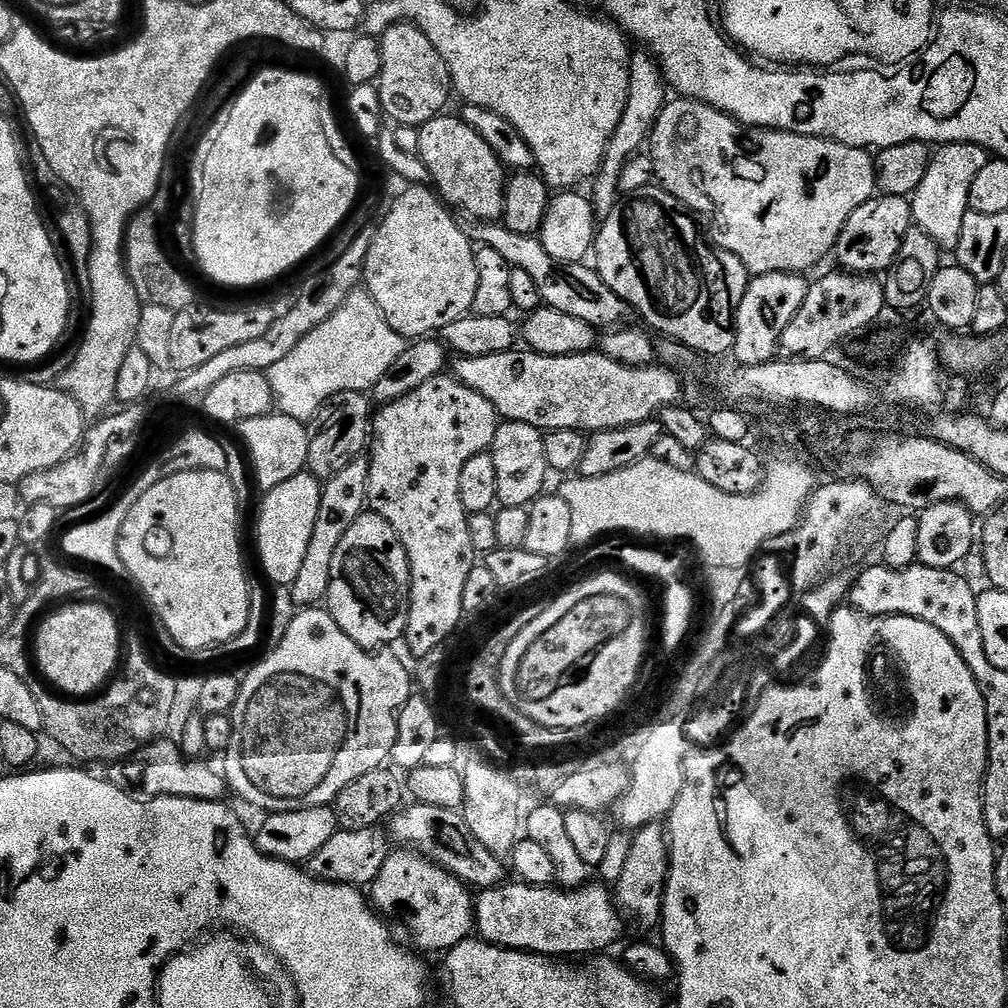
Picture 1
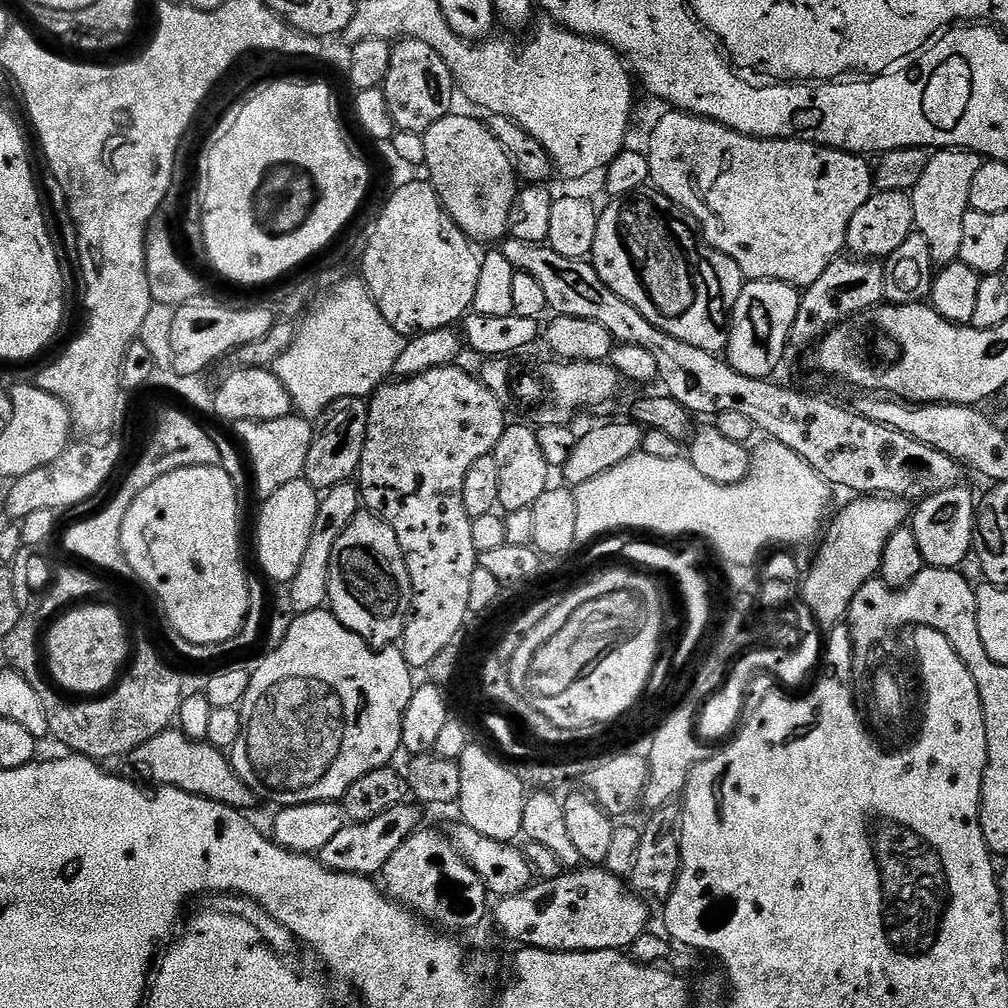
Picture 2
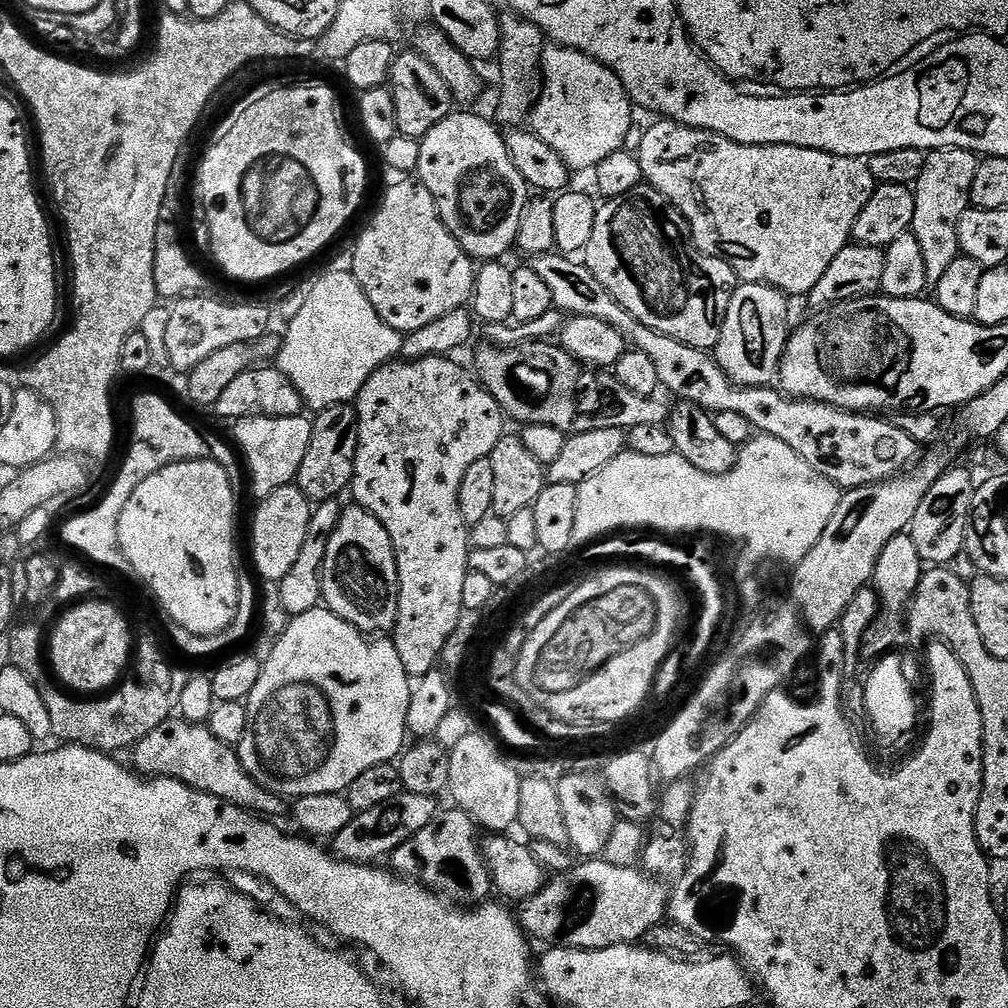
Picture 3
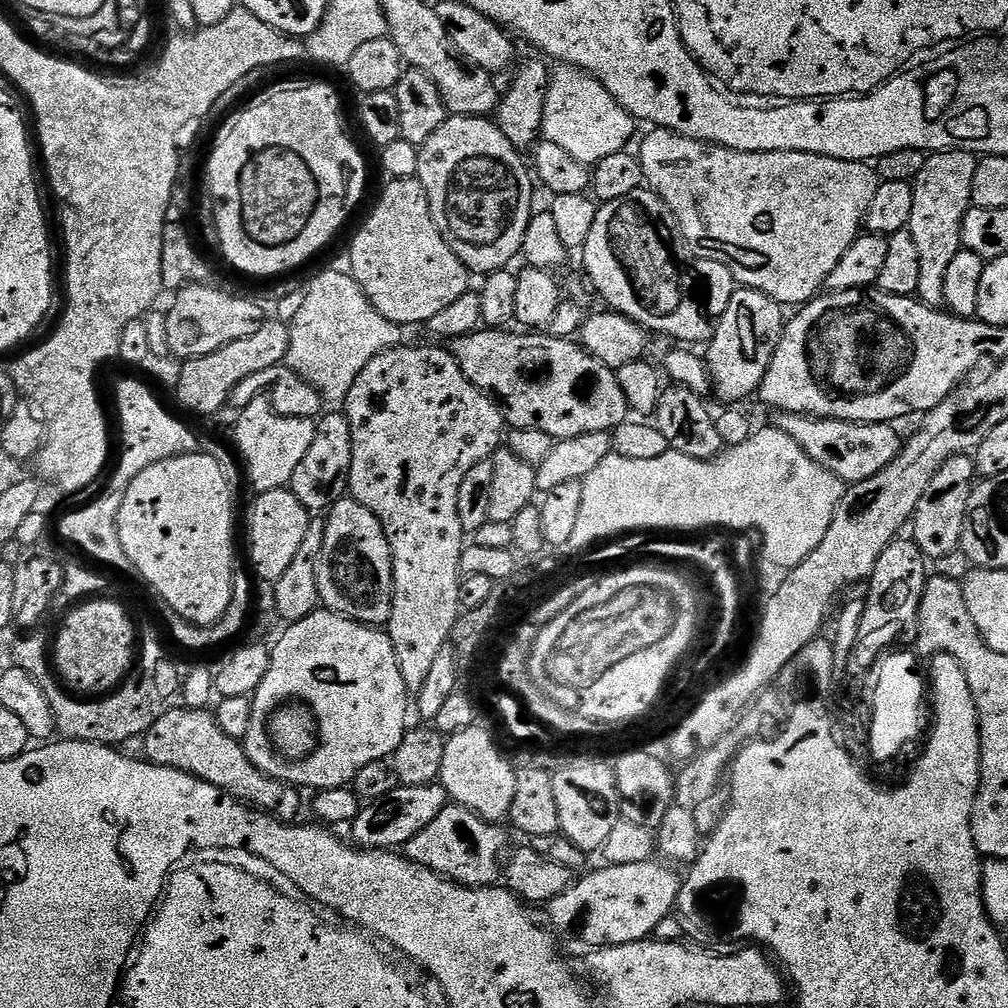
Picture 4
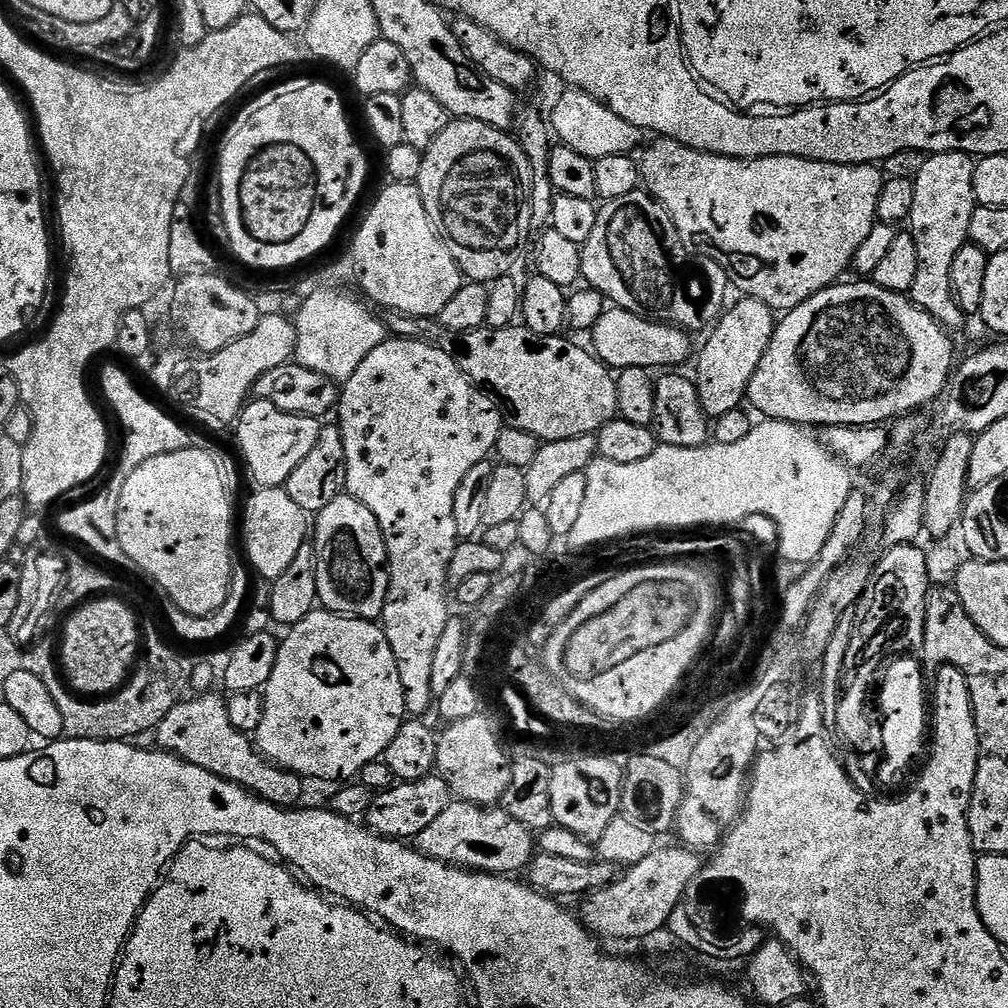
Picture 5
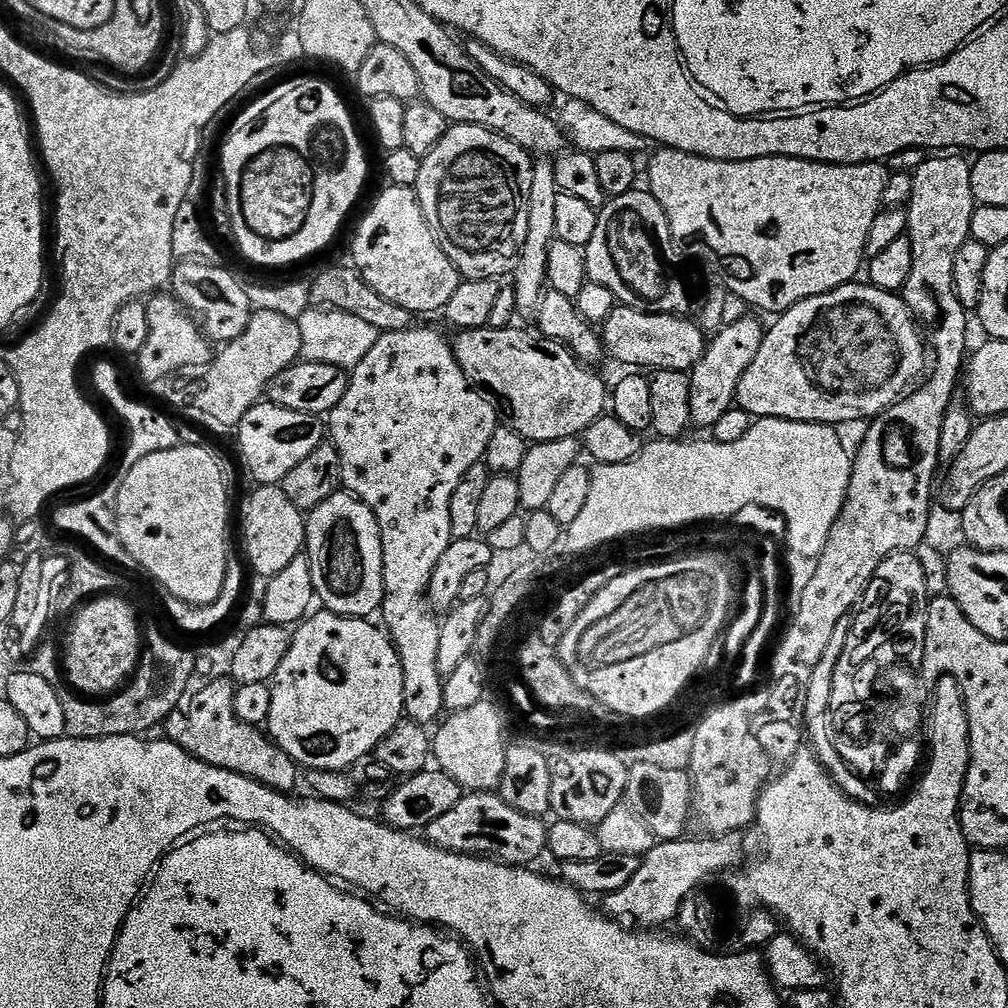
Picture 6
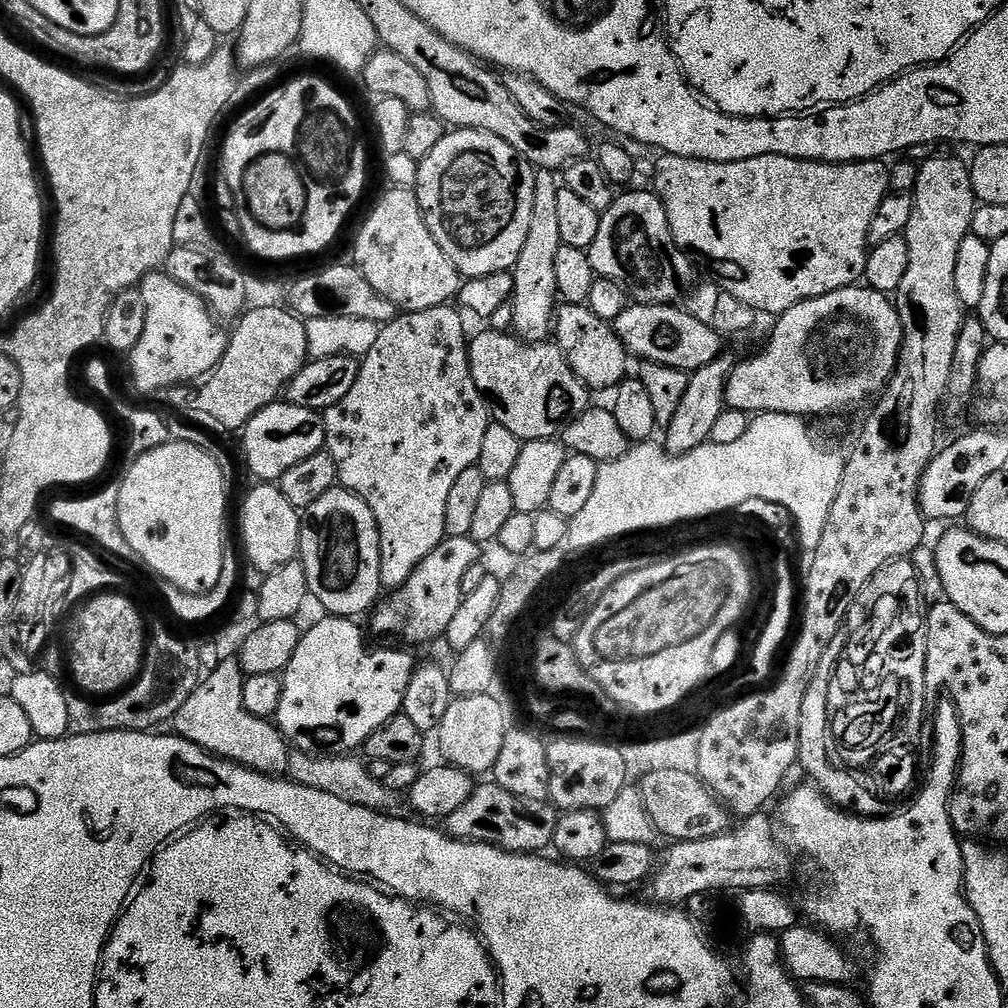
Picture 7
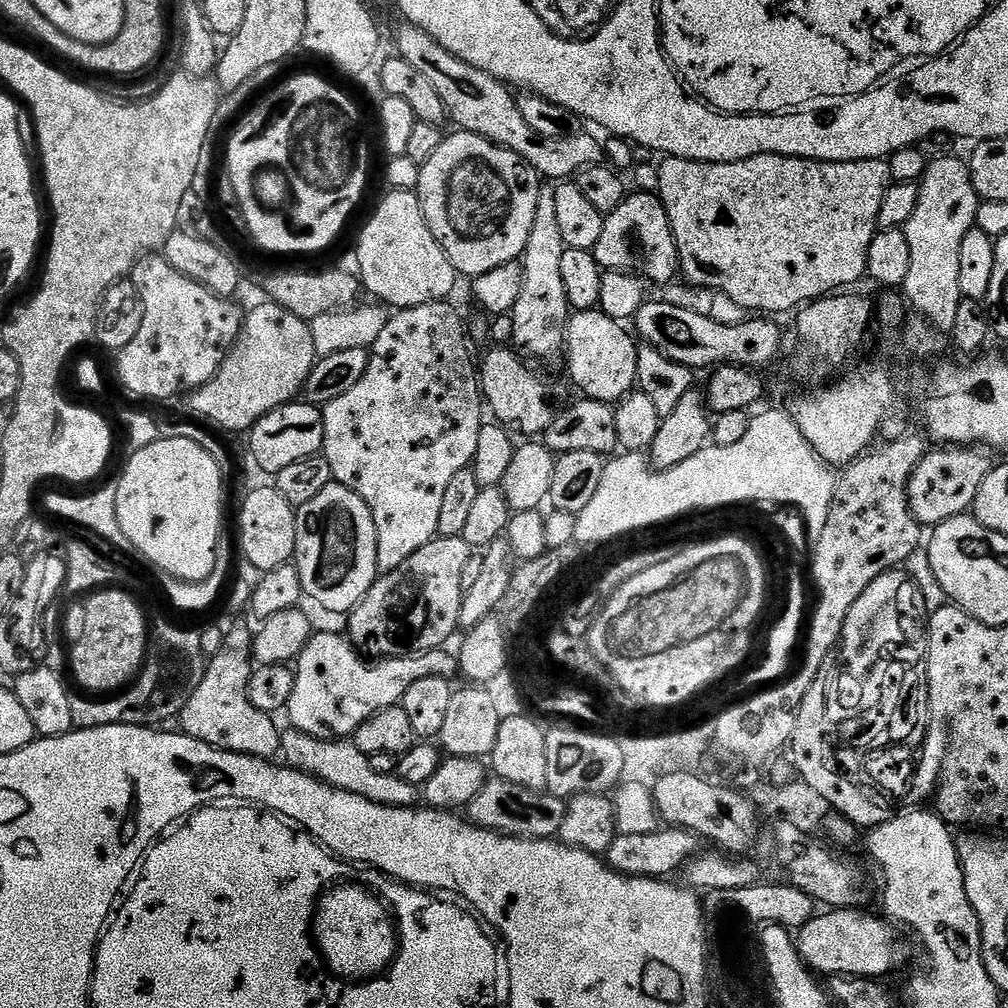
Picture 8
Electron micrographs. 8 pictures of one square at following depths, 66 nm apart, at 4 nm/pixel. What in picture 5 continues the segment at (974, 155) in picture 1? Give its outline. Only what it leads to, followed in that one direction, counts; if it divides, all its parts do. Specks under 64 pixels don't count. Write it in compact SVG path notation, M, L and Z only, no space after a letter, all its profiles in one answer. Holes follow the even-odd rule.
M937 152L929 155L914 179L914 210L909 214L907 223L914 238L914 246L918 249L918 274L914 277L914 286L910 293L912 303L926 314L930 314L939 324L949 330L960 328L966 320L965 312L960 309L950 286L950 266L954 263L954 254L969 243L968 231L970 218L974 218L977 208L974 198L974 170L976 160L966 152Z

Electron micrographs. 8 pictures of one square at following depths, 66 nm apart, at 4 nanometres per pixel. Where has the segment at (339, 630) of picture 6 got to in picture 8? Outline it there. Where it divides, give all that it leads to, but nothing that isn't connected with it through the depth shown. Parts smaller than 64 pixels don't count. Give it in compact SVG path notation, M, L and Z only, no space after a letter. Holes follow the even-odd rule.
M317 631L309 638L308 644L300 651L294 661L294 690L290 694L290 702L286 709L286 717L293 729L311 736L314 740L335 740L337 738L355 737L356 731L374 714L387 708L397 707L403 701L406 690L414 686L422 678L440 676L451 681L458 672L458 660L444 648L431 648L428 652L416 652L407 656L376 658L366 662L345 635L336 632Z

